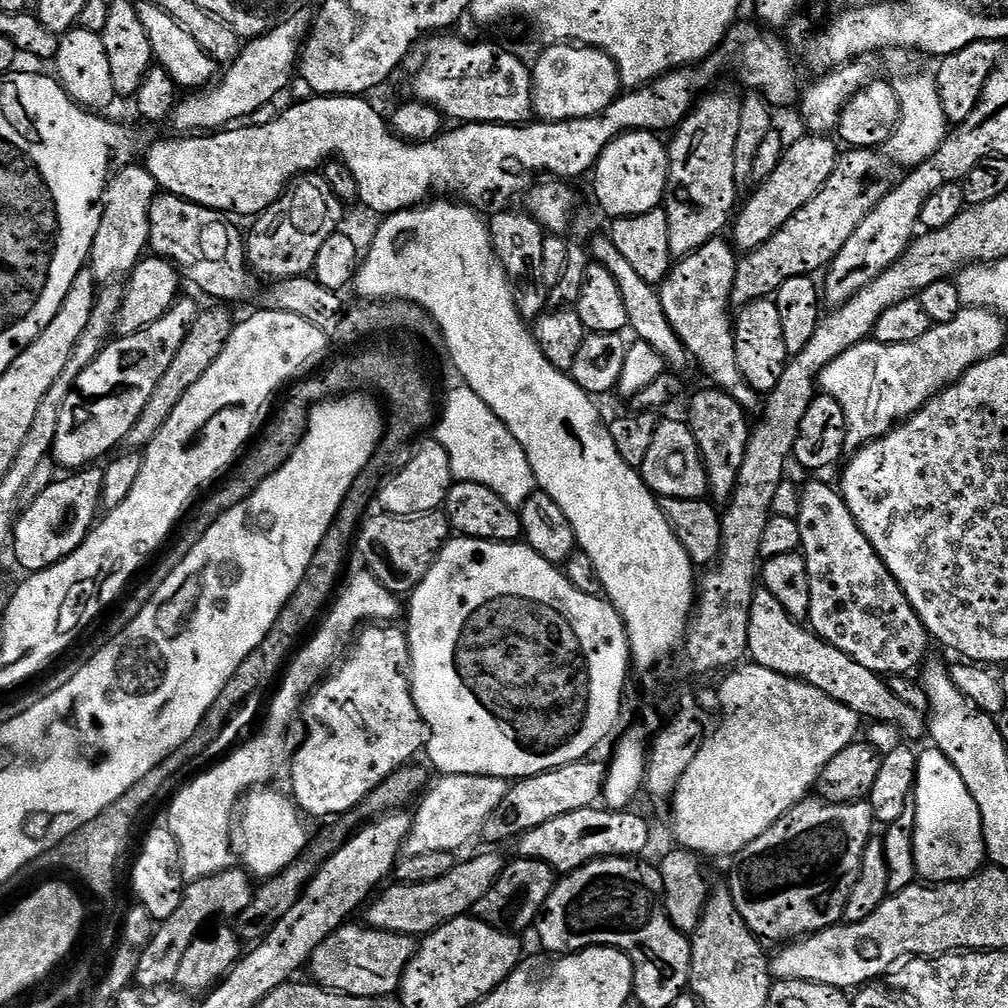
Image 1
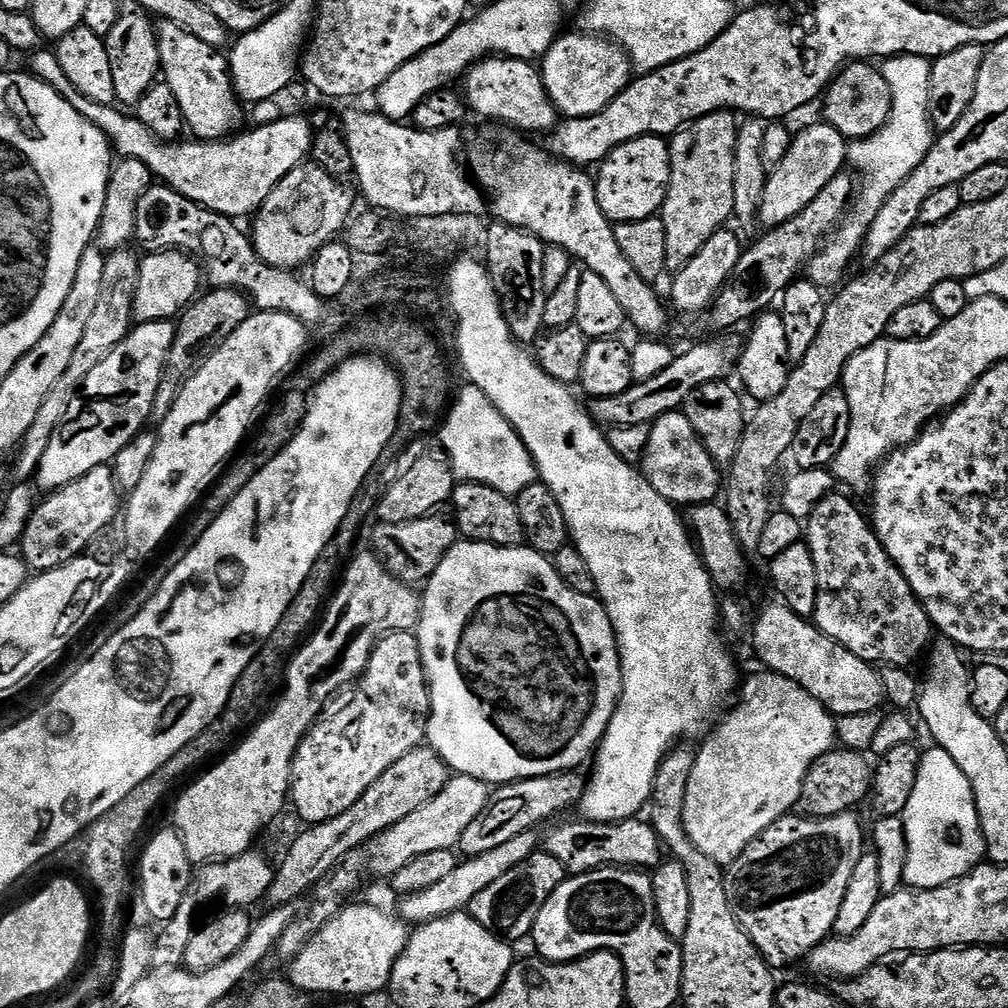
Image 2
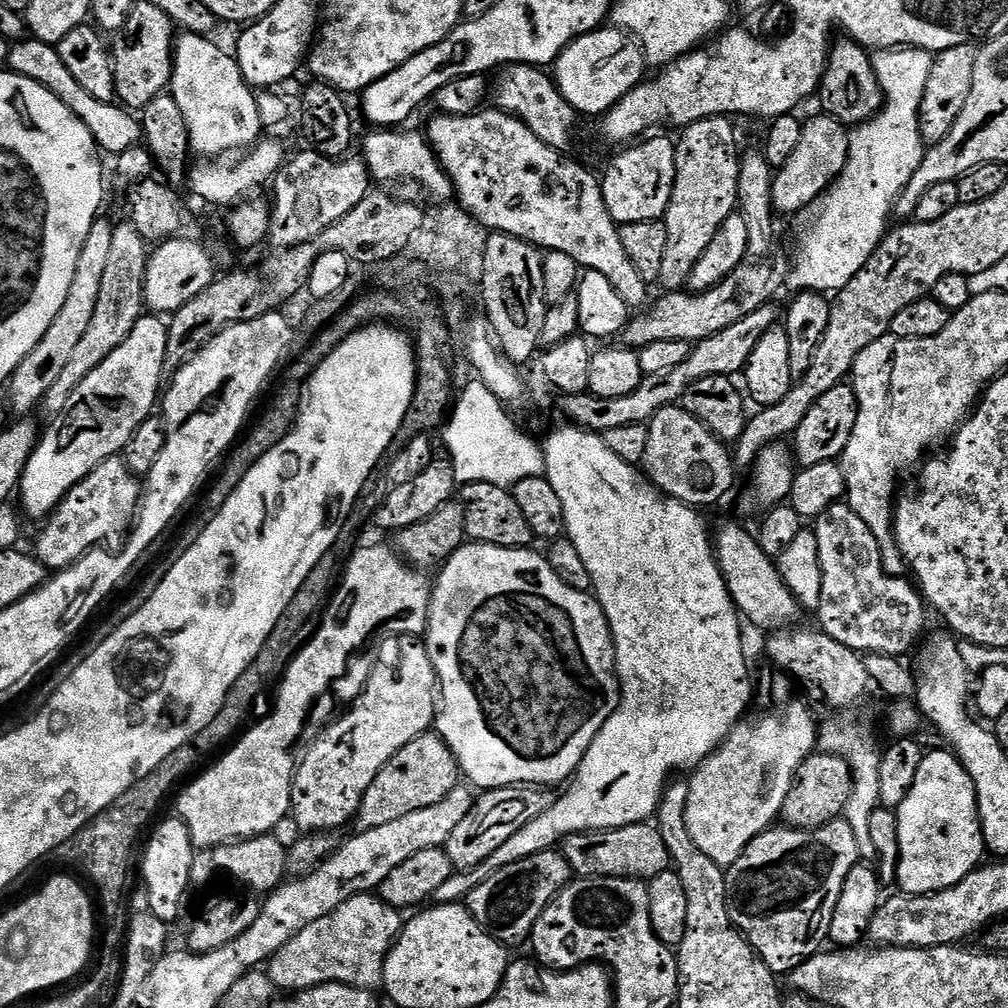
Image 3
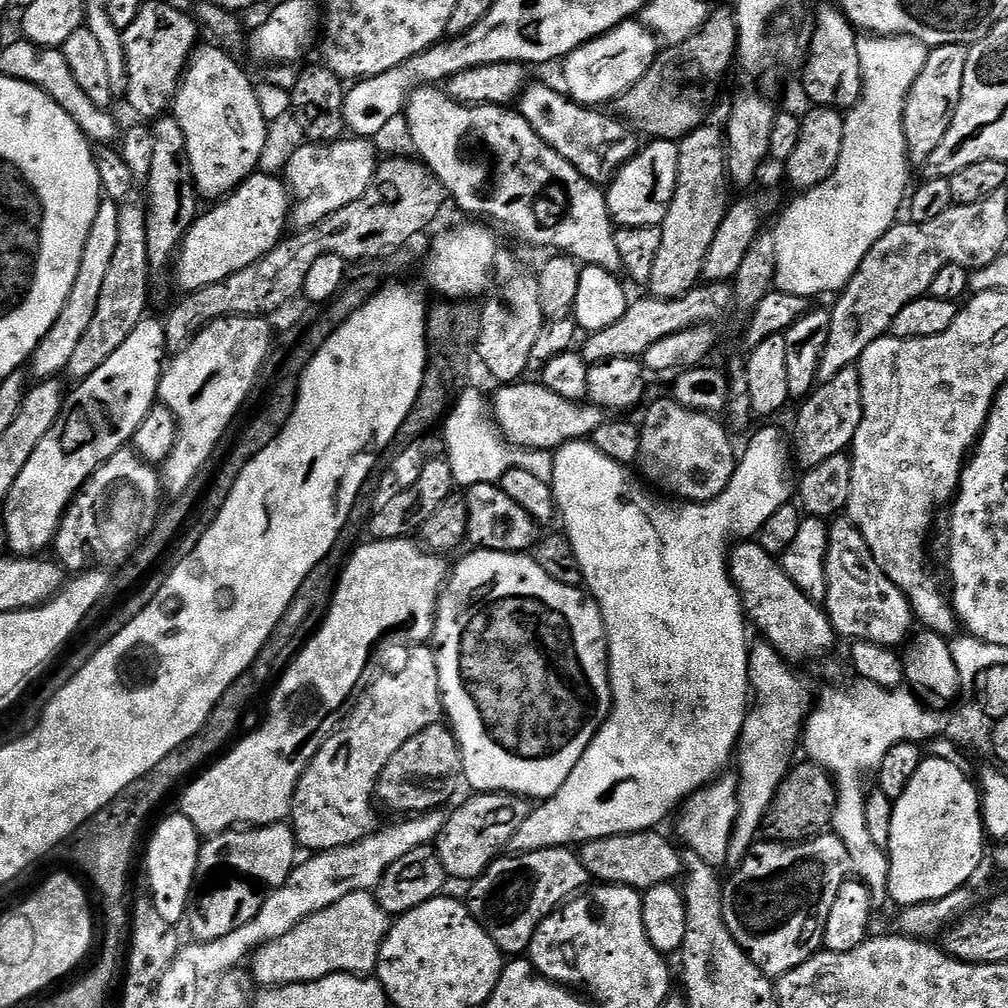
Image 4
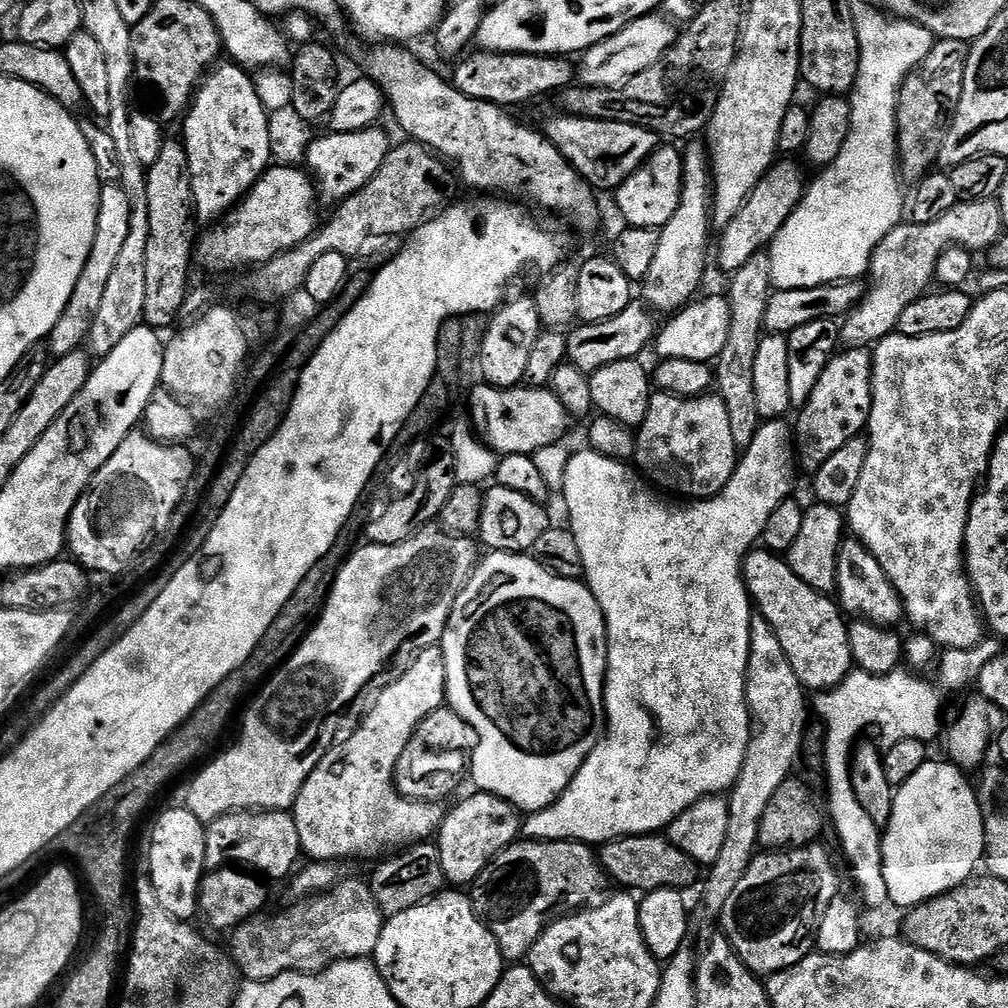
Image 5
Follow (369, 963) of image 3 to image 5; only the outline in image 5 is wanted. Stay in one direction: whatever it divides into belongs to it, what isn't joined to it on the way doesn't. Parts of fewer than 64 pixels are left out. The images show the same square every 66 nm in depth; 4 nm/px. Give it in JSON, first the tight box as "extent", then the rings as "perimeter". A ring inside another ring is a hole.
{"extent":[231,879,386,981],"perimeter":[[[341,879],[329,892],[301,899],[293,908],[288,908],[277,920],[253,918],[245,921],[231,933],[231,959],[238,965],[238,972],[245,981],[273,980],[283,972],[325,972],[331,964],[340,960],[363,960],[371,957],[378,946],[378,938],[386,919],[374,898],[371,887],[360,880]]]}

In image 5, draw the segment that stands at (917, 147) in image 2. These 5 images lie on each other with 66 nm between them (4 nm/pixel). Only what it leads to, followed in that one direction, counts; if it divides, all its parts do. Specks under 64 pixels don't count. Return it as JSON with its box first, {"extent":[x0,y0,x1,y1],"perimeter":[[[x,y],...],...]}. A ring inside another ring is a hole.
{"extent":[768,11,934,291],"perimeter":[[[857,11],[854,19],[856,22],[856,38],[860,47],[858,71],[856,74],[856,85],[850,93],[850,103],[852,113],[850,114],[850,134],[846,134],[846,142],[842,146],[842,150],[838,154],[838,158],[834,158],[834,162],[827,165],[823,169],[824,172],[816,181],[807,185],[804,197],[800,200],[800,205],[794,210],[794,214],[790,214],[790,218],[786,218],[786,222],[782,226],[782,230],[778,230],[778,234],[772,239],[768,253],[768,269],[771,274],[772,287],[775,291],[782,289],[810,289],[821,288],[835,285],[838,280],[850,280],[852,278],[860,279],[867,273],[872,262],[874,250],[882,242],[882,238],[886,238],[886,234],[890,234],[890,230],[894,230],[897,224],[901,223],[904,216],[905,197],[900,196],[901,177],[898,175],[898,153],[896,150],[896,101],[900,98],[900,87],[904,84],[904,78],[908,73],[913,72],[916,67],[926,58],[926,54],[930,54],[934,43],[934,37],[930,30],[918,27],[914,22],[893,18],[891,15],[884,15],[882,18],[872,18],[868,12]]]}

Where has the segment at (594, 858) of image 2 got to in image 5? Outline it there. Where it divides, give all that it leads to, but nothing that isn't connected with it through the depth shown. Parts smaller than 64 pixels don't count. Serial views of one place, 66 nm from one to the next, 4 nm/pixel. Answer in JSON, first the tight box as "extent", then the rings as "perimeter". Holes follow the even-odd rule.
{"extent":[598,834,702,894],"perimeter":[[[664,834],[622,836],[618,840],[609,840],[599,849],[598,859],[609,881],[617,880],[618,883],[628,887],[625,889],[635,890],[640,894],[663,888],[688,890],[688,887],[696,879],[699,881],[702,876],[696,861],[682,854],[682,850],[678,850],[678,846],[671,844],[667,835]],[[632,888],[637,888],[637,890]]]}

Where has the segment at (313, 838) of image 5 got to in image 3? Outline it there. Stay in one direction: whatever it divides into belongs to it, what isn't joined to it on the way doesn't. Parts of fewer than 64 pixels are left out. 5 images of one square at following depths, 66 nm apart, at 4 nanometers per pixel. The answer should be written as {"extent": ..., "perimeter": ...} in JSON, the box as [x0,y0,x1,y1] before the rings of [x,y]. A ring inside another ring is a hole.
{"extent":[290,638,438,833],"perimeter":[[[408,638],[401,644],[404,645],[400,648],[396,668],[392,664],[373,667],[360,697],[307,745],[308,753],[305,756],[303,753],[297,763],[296,775],[292,777],[290,816],[293,821],[296,819],[301,833],[331,833],[336,830],[332,828],[342,827],[347,820],[349,823],[359,812],[366,790],[382,766],[386,766],[402,746],[433,727],[438,707],[438,681],[430,654],[419,639]]]}

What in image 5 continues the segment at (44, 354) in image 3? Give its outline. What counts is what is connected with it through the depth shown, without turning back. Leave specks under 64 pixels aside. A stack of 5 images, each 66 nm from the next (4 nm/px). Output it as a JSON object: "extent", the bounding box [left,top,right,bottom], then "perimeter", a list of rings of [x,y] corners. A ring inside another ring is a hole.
{"extent":[50,183,130,358],"perimeter":[[[119,183],[104,184],[101,187],[94,246],[90,250],[90,258],[86,258],[86,266],[82,266],[82,274],[78,274],[74,294],[70,294],[70,302],[66,302],[66,310],[62,310],[62,318],[58,318],[52,331],[50,352],[53,357],[59,358],[71,352],[81,351],[85,347],[90,326],[94,326],[94,318],[98,315],[106,285],[110,283],[122,246],[130,235],[130,212],[130,202]]]}

